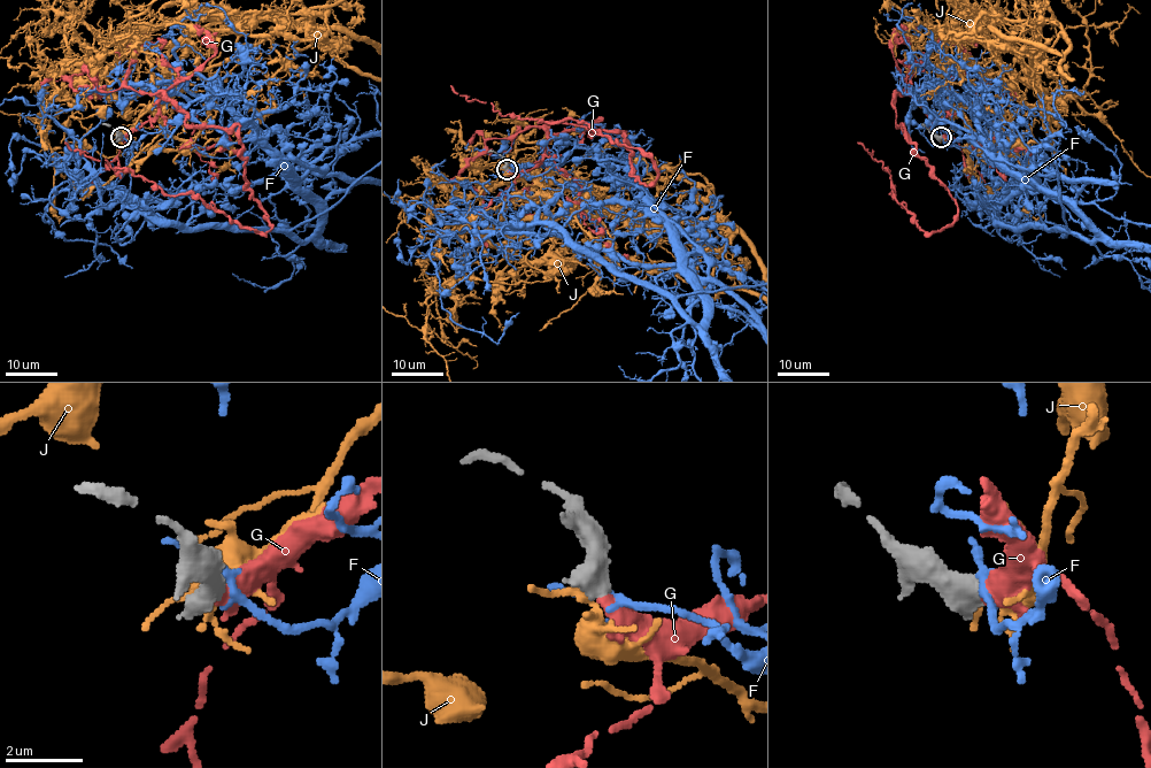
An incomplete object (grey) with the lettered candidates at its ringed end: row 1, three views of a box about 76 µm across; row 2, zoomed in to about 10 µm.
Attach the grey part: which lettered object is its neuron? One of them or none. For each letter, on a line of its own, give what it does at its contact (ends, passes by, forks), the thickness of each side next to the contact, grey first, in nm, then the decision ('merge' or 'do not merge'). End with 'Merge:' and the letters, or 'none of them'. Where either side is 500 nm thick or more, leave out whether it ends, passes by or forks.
F: it passes by; calibres 440 and 200 nm; do not merge
G: calibres 650 and 340 nm; merge
J: calibres 700 and 240 nm; do not merge
Merge: G

